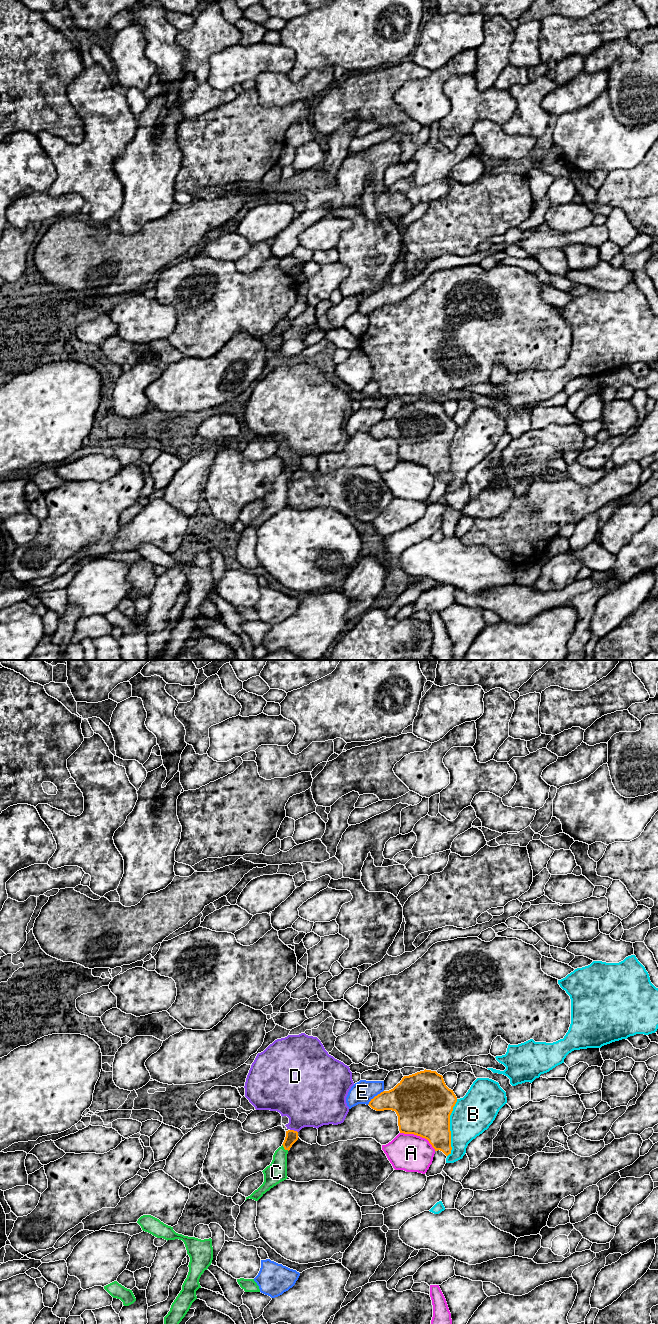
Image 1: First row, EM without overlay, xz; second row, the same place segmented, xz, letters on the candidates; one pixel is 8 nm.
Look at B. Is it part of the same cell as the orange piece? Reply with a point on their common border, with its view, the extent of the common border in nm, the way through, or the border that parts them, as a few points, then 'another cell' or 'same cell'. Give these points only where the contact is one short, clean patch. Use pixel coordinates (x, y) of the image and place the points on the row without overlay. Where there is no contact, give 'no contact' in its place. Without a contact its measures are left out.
meets orange in xz at (449, 456); contact 480 nm long; another cell

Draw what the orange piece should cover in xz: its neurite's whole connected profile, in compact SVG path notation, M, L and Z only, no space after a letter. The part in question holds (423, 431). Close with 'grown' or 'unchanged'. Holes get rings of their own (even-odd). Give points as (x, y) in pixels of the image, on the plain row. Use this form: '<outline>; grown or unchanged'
M424 398L404 404L391 418L383 419L369 430L376 439L392 438L398 444L400 461L414 462L429 469L435 479L451 482L450 443L457 430L453 418L449 417L443 404L436 399Z; unchanged

